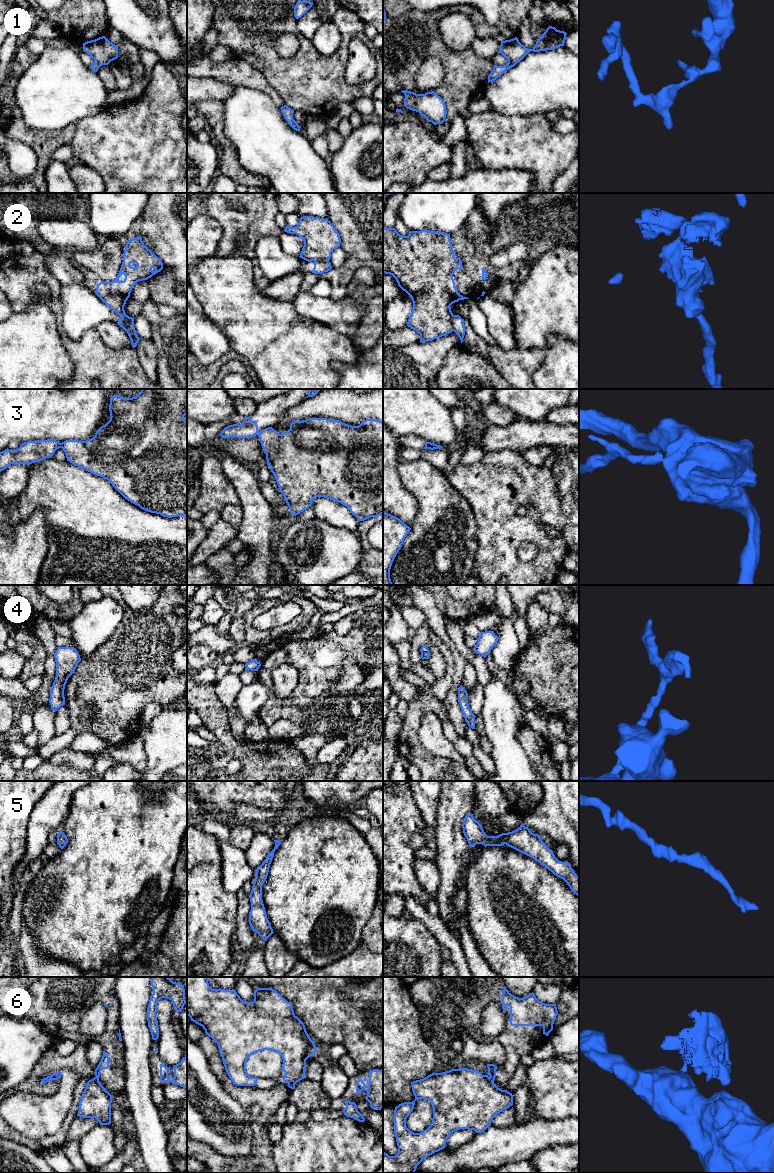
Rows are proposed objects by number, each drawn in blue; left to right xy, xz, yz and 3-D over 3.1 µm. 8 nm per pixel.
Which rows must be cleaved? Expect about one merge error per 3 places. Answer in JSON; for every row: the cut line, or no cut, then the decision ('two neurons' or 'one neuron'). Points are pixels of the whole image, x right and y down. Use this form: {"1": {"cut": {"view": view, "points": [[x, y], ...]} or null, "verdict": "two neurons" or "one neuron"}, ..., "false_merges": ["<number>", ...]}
{"1": {"cut": null, "verdict": "one neuron"}, "2": {"cut": {"view": "yz", "points": [[453, 315], [451, 321], [452, 330]]}, "verdict": "two neurons"}, "3": {"cut": {"view": "xy", "points": [[60, 443], [61, 447]]}, "verdict": "two neurons"}, "4": {"cut": null, "verdict": "one neuron"}, "5": {"cut": null, "verdict": "one neuron"}, "6": {"cut": {"view": "yz", "points": [[489, 1077], [492, 1081]]}, "verdict": "two neurons"}, "false_merges": ["2", "3", "6"]}

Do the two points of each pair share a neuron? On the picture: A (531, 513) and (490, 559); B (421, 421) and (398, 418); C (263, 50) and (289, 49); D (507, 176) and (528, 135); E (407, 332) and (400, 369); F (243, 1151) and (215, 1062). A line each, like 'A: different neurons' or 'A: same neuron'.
A: same neuron
B: same neuron
C: different neurons
D: different neurons
E: different neurons
F: different neurons

